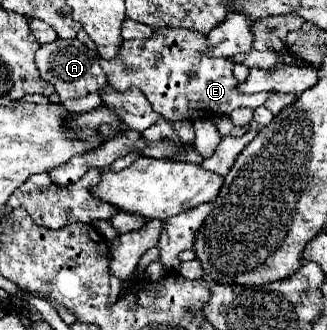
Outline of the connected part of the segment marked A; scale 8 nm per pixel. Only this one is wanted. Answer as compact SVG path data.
M58 39L54 43L46 43L36 51L36 63L40 69L40 75L50 81L56 87L56 93L60 95L60 101L66 109L72 113L86 113L96 107L100 107L102 97L98 89L106 83L106 75L98 63L98 53L82 45L78 39Z

